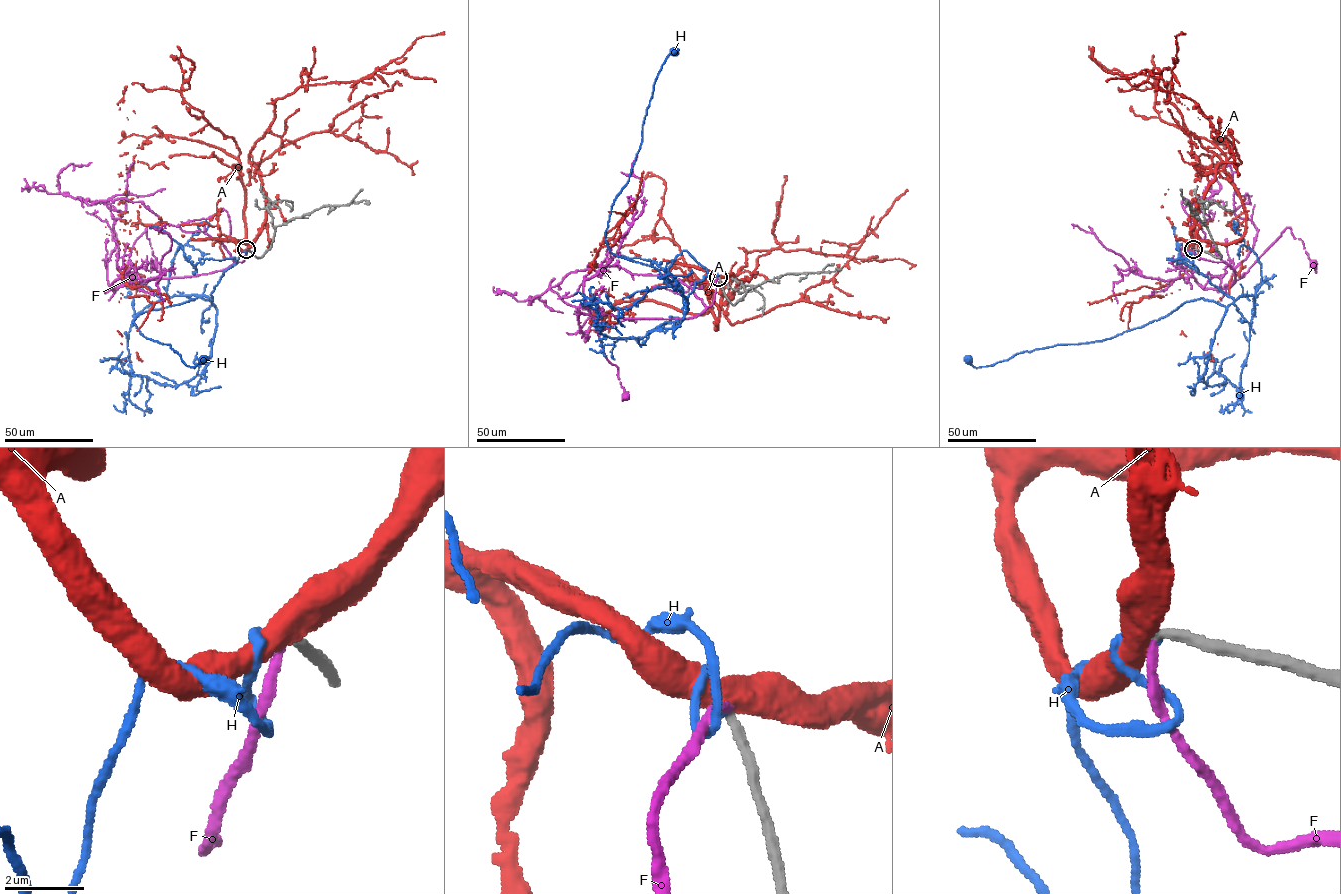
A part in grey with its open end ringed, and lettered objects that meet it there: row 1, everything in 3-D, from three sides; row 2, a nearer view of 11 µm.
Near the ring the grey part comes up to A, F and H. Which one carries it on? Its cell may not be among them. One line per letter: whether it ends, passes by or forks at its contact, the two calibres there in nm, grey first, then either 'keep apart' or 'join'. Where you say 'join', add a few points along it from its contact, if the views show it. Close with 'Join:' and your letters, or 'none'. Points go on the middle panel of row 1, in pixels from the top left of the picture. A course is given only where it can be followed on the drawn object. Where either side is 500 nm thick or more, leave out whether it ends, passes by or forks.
A: calibres 240 and 550 nm; keep apart
F: it ends; calibres 240 and 200 nm; keep apart
H: it ends; calibres 280 and 220 nm; keep apart
Join: none

